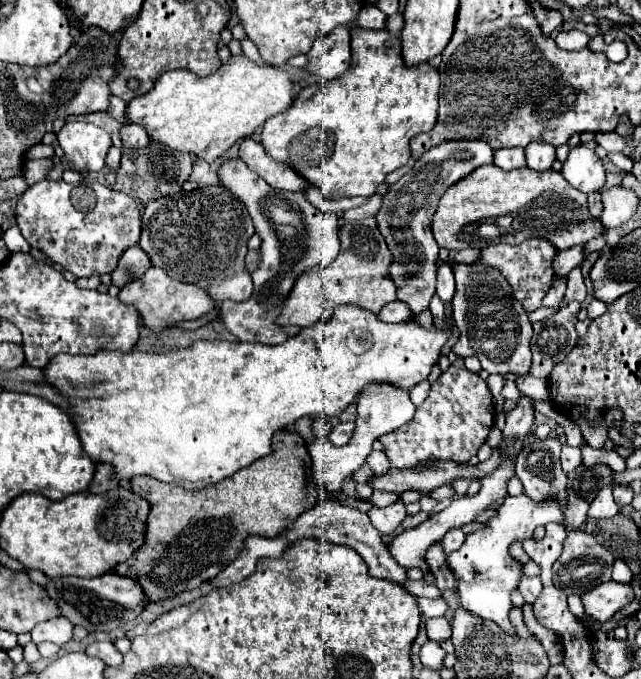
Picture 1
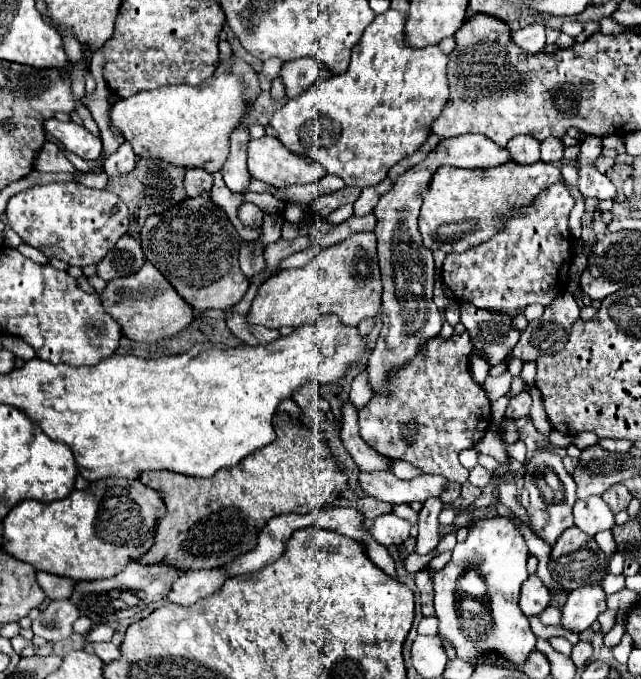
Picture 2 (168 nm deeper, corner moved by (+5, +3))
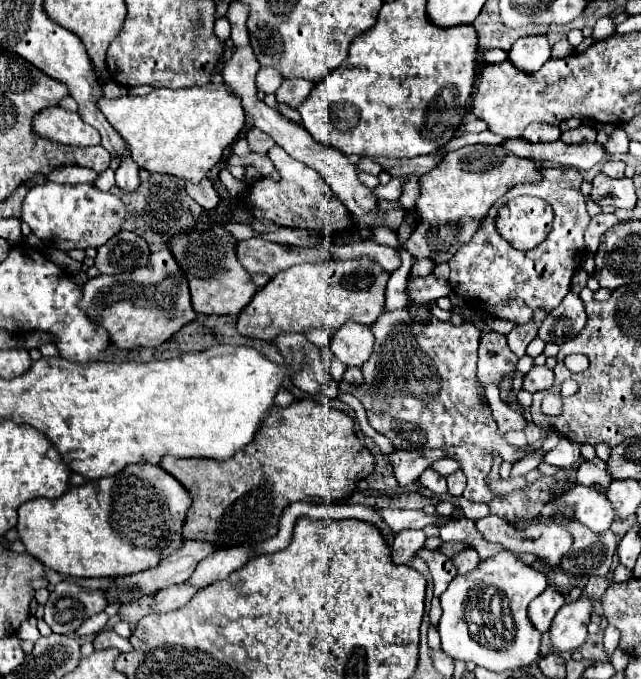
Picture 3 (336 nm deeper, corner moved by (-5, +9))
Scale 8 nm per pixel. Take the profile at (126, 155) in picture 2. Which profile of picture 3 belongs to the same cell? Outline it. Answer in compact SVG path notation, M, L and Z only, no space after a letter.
M132 159L122 161L120 167L116 169L116 187L120 187L124 193L132 193L140 185L138 169L140 167L136 167L136 163Z

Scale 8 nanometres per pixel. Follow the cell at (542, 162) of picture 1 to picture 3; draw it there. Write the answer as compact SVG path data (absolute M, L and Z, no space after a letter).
M580 125L576 129L570 129L570 131L564 131L562 133L562 141L564 143L590 143L590 141L596 141L596 129L594 127L588 127L588 125Z

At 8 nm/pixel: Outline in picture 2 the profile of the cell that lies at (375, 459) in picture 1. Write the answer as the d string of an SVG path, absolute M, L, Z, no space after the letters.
M388 459L388 461L392 461L392 463L390 463L390 473L394 473L394 475L400 477L400 479L414 479L414 477L422 475L420 469L414 469L414 467L412 467L410 463L406 463L406 461L394 461L394 459Z

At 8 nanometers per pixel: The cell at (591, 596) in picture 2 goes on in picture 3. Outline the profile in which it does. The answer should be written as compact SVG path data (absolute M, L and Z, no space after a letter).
M582 595L574 603L566 603L552 621L550 629L552 649L558 653L580 649L588 635L586 627L590 623L590 613L592 613L592 601L588 595Z

